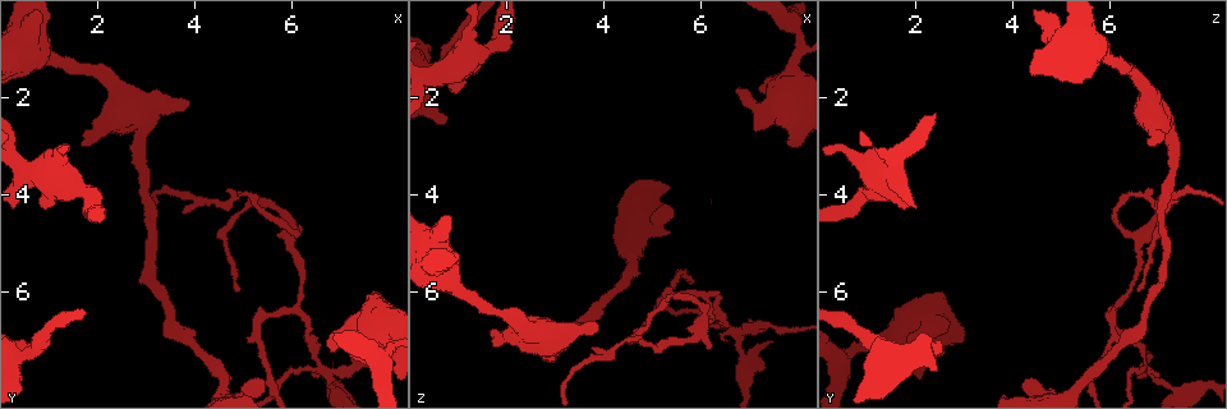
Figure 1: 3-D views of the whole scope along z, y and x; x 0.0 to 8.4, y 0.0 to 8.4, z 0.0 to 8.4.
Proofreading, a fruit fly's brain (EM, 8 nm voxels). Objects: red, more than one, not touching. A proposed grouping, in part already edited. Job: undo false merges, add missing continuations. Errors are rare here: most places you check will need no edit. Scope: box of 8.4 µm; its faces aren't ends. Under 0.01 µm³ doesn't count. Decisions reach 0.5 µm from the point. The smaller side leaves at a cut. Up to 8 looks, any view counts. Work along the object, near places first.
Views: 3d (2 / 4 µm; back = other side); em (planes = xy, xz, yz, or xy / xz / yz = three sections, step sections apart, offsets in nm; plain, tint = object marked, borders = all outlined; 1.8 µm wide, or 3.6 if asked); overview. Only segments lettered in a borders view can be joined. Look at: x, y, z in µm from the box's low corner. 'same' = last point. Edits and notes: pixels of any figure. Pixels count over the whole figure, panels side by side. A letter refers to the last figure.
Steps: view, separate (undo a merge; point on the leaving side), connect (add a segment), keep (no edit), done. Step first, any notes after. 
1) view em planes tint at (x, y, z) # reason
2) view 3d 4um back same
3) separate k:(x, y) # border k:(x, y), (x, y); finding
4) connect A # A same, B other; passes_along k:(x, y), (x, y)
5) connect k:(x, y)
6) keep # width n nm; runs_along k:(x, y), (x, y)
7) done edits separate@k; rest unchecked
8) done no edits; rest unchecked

view 3d 2um at (0.75, 7.20, 2.45) # thick end

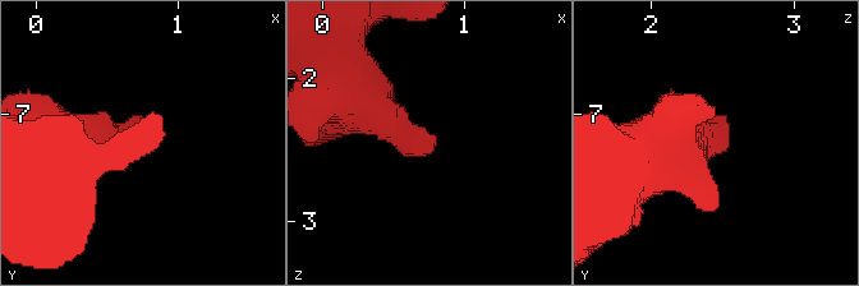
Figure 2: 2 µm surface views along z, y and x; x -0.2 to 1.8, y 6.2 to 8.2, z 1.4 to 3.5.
view em planes borders at (0.78, 7.12, 2.48)

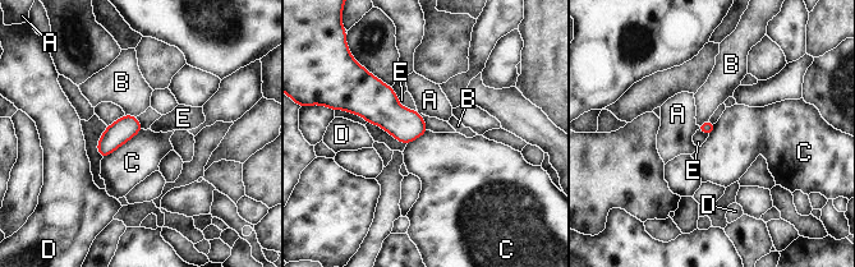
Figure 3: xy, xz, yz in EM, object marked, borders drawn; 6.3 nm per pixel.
keep # A other, B other, C other, D other, E other; no lettered segment goes on from it

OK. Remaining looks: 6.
view 3d 4um at (1.70, 3.00, 6.80) # stops while still wide

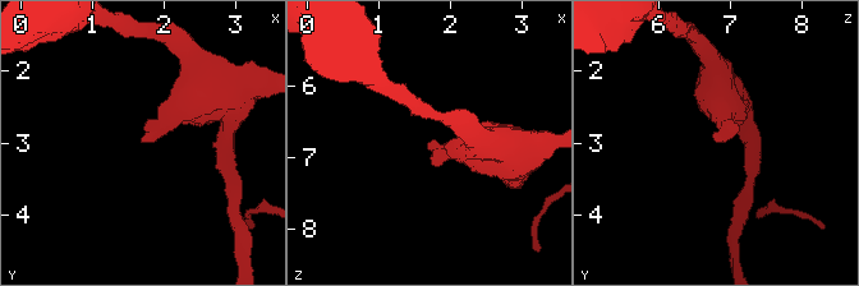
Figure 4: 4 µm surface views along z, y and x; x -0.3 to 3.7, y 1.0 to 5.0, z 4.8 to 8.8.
view em yz step 16 borders at (1.65, 2.95, 6.85) # shape alone is not enough

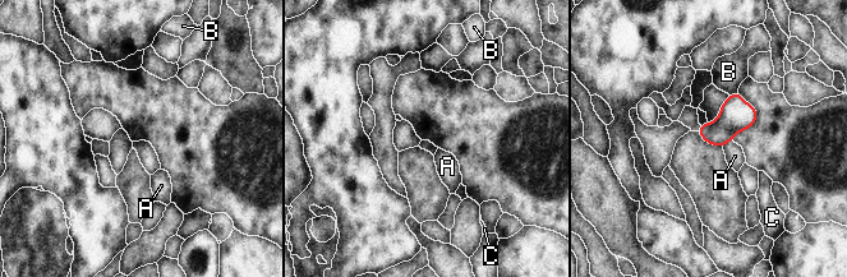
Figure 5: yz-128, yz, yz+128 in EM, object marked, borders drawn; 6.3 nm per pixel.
view em planes borders same

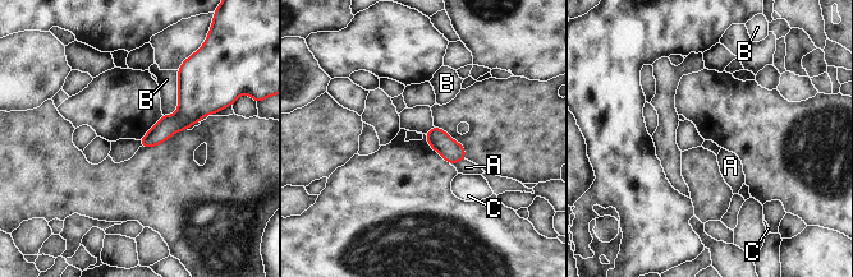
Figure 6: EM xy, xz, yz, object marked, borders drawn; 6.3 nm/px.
keep # longest_contact B 300 nm; A other, B other, C other; no lettered segment goes on from it

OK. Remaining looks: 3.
view em 3.6um planes plain at (3.50, 2.10, 6.75) # thick turns thin

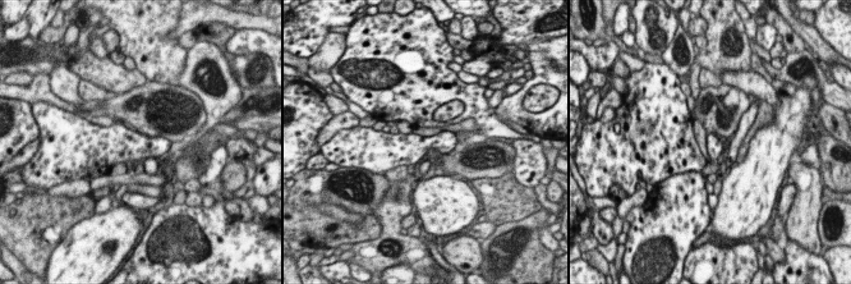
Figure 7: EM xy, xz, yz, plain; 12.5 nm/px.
view em 3.6um planes borders same # what lies round it

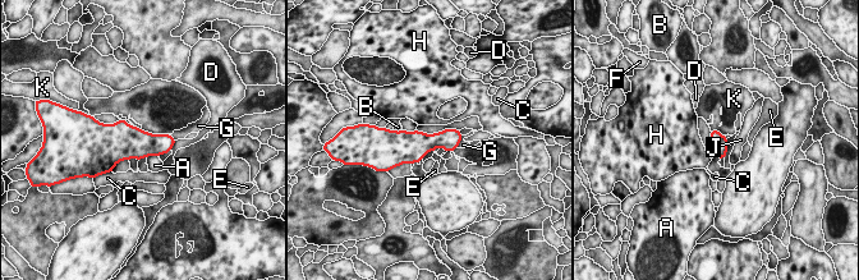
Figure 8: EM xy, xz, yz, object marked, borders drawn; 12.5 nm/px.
keep # A other, B other, C other, D other, E other, F other, G other, H other, J other, K other; border 8:(141, 129), (154, 134), (168, 134); one neuron here

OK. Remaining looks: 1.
done no edits; rest unchecked

